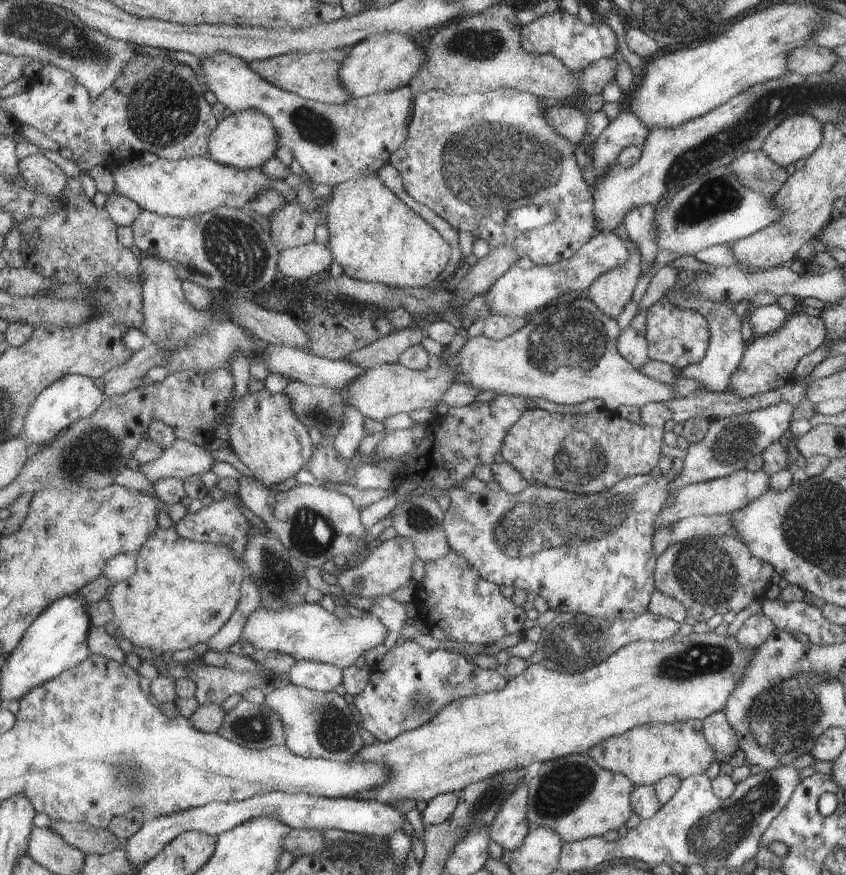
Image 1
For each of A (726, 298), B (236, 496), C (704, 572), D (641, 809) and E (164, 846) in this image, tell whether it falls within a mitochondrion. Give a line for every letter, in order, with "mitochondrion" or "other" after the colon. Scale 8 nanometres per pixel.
A: other
B: other
C: mitochondrion
D: other
E: other

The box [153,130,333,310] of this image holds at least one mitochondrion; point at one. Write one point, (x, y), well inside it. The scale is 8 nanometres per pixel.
(236, 250)

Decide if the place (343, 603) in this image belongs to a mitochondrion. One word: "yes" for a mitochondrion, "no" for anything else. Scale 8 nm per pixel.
no

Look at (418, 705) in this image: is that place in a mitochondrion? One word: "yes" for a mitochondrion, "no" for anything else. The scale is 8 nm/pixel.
yes

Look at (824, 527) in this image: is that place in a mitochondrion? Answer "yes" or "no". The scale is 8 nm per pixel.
yes

